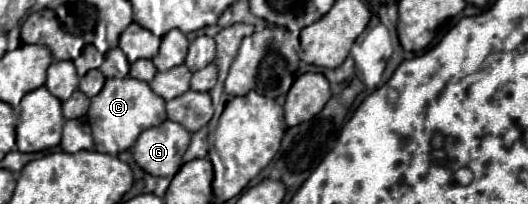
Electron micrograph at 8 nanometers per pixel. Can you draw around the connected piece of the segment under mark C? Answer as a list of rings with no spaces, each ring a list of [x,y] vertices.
[[[132,77],[124,79],[108,79],[102,87],[102,93],[98,97],[92,97],[90,109],[88,109],[88,123],[94,137],[94,149],[108,155],[118,155],[122,151],[128,151],[138,135],[154,125],[160,125],[166,119],[166,101],[156,95],[146,81],[138,81]]]

